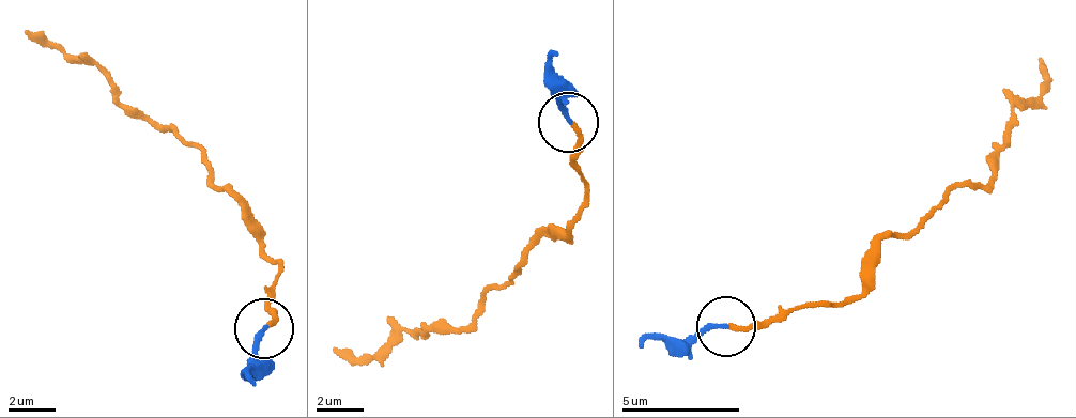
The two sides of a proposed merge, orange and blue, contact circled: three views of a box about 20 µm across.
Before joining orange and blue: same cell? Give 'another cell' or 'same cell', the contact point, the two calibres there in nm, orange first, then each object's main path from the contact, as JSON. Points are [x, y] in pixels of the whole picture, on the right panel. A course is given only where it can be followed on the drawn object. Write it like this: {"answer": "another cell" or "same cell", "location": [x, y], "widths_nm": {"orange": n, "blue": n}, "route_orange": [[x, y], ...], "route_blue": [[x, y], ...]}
{"answer": "another cell", "location": [725, 326], "widths_nm": {"orange": 200, "blue": 200}, "route_orange": [[727, 325], [858, 296], [887, 235], [992, 180], [1047, 78], [1041, 58]], "route_blue": [[727, 325], [709, 326], [691, 338], [649, 336], [638, 350]]}

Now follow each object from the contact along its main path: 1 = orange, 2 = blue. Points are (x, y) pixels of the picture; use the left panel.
1: (265, 326), (279, 260), (230, 188), (126, 111), (95, 66), (24, 31)
2: (265, 326), (249, 372), (256, 388)

